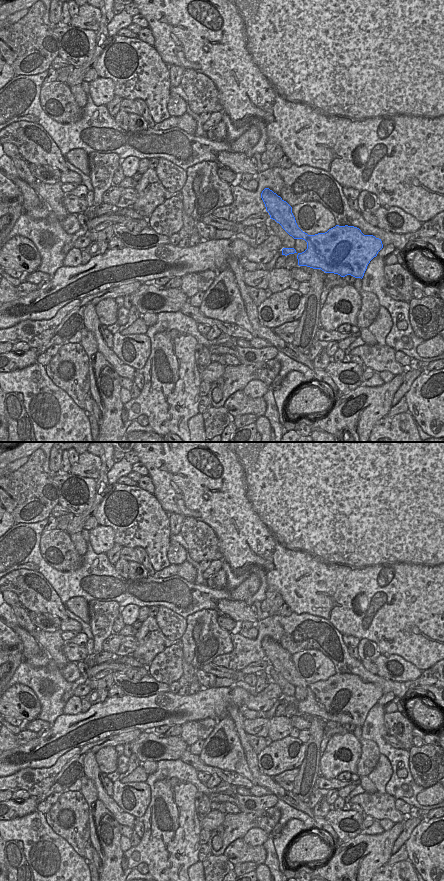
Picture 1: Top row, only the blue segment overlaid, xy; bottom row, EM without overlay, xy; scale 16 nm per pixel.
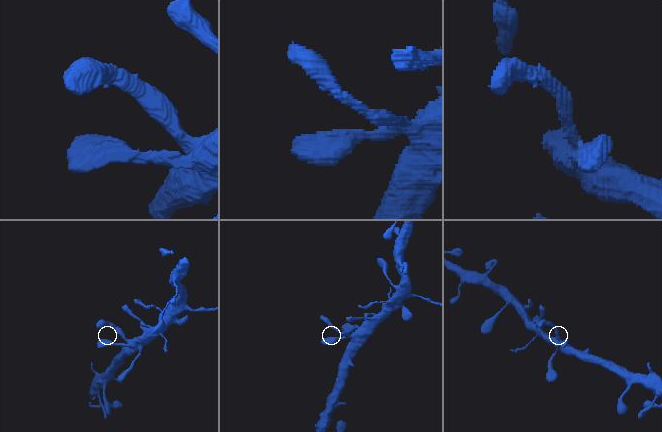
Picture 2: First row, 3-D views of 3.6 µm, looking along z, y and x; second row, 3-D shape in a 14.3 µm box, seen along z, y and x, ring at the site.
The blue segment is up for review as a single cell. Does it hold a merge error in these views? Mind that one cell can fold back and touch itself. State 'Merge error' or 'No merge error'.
No merge error

